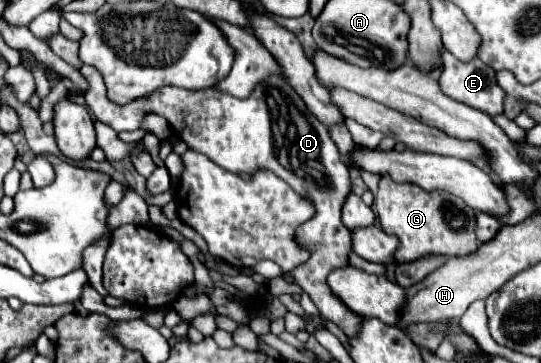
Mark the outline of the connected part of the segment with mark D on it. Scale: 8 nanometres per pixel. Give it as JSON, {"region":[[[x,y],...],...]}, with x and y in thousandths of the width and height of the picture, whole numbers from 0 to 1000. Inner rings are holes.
{"region":[[[159,176],[148,187],[148,198],[166,226],[166,248],[155,259],[155,270],[170,320],[207,347],[214,364],[255,358],[270,309],[296,314],[314,336],[325,375],[333,375],[355,413],[381,424],[410,463],[425,474],[462,479],[473,468],[503,468],[510,485],[532,501],[532,512],[540,512],[547,534],[569,545],[580,562],[584,590],[573,601],[573,612],[562,612],[547,634],[547,672],[569,689],[573,711],[566,727],[536,744],[532,760],[543,771],[543,782],[555,788],[558,804],[573,815],[595,876],[617,887],[643,931],[658,931],[669,876],[658,860],[643,854],[636,832],[628,832],[628,821],[614,810],[603,777],[614,744],[647,727],[643,705],[651,694],[651,639],[632,617],[632,567],[651,529],[647,479],[628,441],[610,364],[573,314],[562,275],[529,220],[499,215],[495,226],[473,237],[473,248],[451,275],[421,264],[396,242],[355,253],[325,237],[299,237],[274,270],[214,292],[200,275],[196,237],[174,182]]]}

